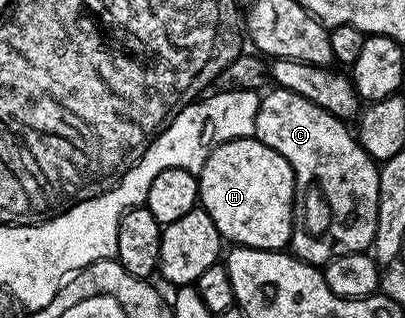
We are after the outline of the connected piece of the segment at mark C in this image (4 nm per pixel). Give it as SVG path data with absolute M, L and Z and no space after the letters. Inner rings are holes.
M268 89L259 103L254 137L285 156L295 173L295 223L291 229L289 250L296 258L310 262L312 266L322 267L337 256L362 254L375 238L380 167L363 151L358 137L352 131L350 134L347 126L344 119L334 118L292 90Z

